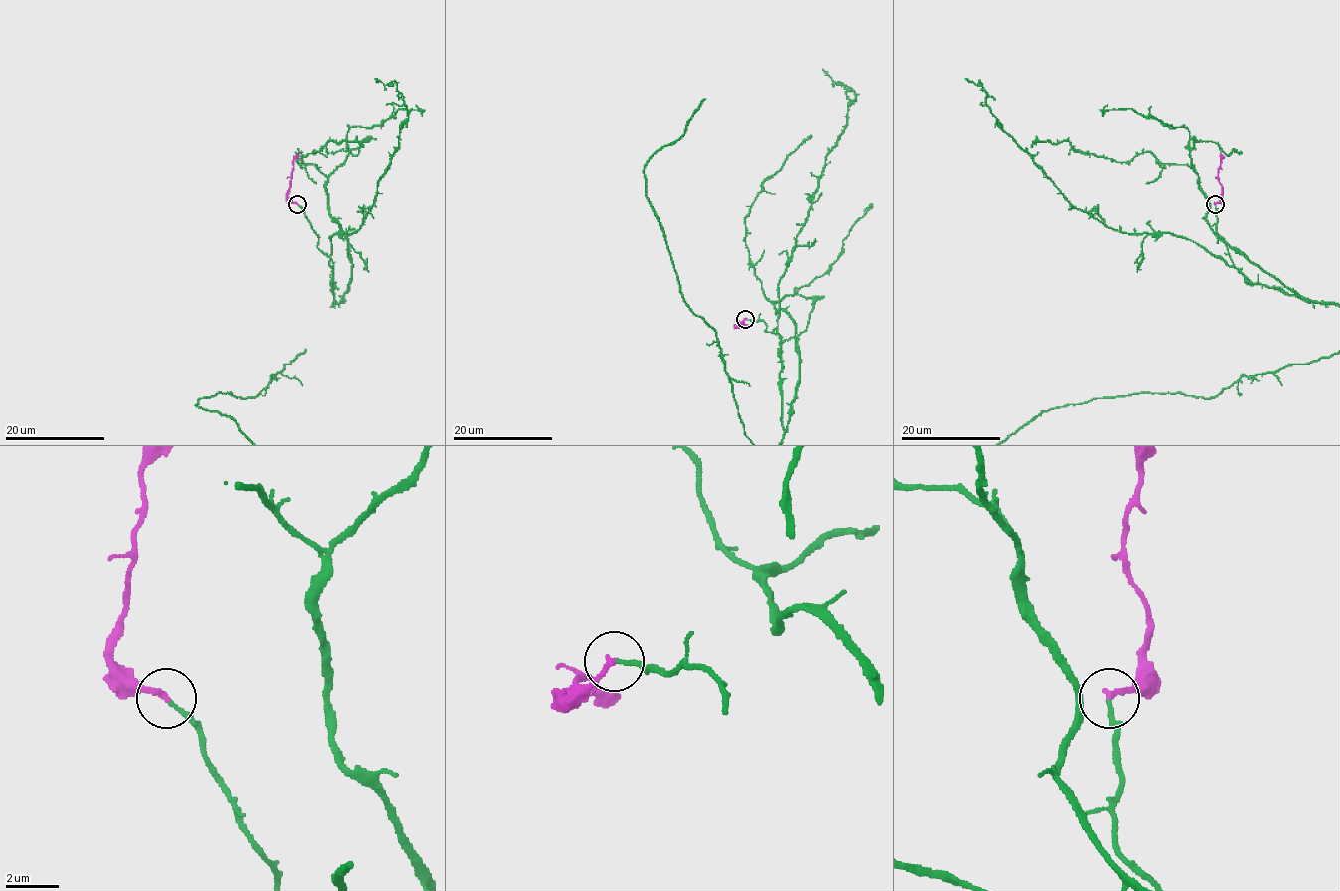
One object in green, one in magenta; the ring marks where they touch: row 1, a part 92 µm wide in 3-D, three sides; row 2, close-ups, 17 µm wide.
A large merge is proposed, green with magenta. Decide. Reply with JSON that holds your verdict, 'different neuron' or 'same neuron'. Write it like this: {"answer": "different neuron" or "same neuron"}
{"answer": "same neuron"}

